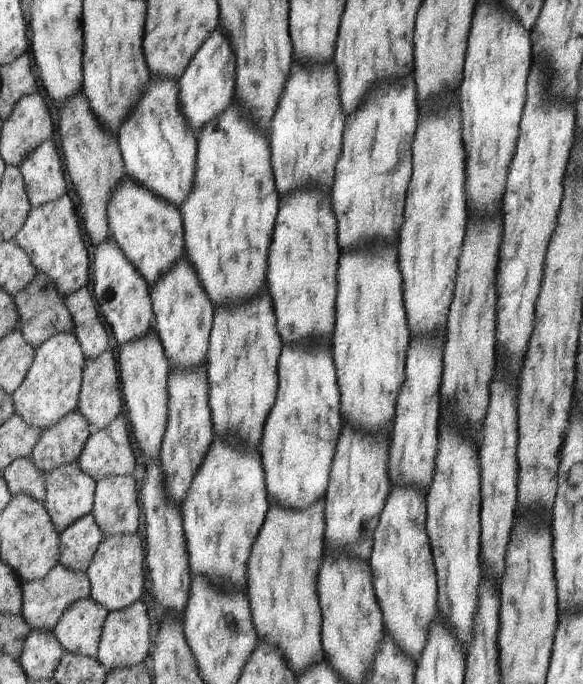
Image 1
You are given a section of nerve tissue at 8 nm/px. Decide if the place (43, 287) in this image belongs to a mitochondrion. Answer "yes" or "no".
yes

